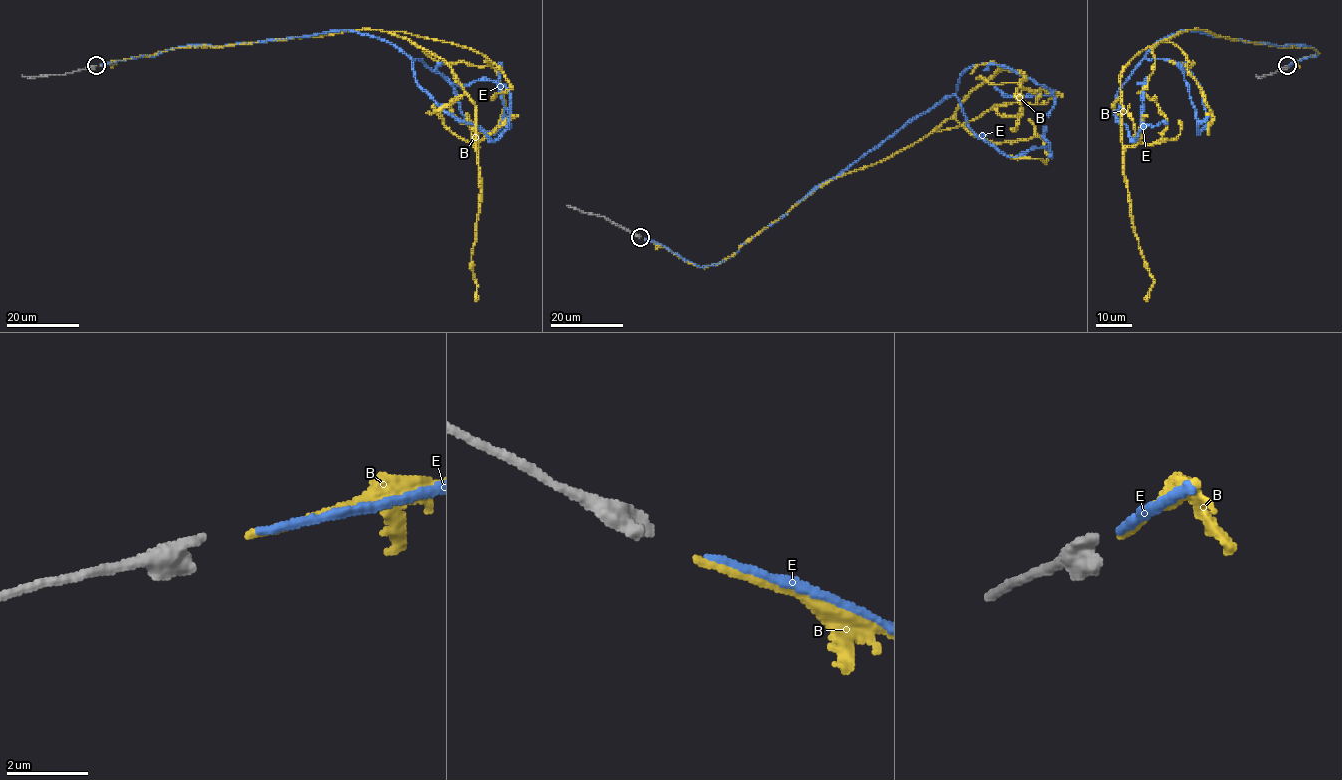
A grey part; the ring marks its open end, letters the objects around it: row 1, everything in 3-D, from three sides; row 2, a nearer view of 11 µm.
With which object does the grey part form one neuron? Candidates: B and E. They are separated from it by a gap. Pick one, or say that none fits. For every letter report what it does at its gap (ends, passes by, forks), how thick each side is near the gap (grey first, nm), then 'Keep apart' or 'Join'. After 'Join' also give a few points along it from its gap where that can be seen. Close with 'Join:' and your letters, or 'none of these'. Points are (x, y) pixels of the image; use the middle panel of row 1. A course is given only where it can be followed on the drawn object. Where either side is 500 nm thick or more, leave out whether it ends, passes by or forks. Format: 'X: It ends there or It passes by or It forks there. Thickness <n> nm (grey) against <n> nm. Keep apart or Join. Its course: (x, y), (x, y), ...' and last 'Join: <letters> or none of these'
B: It ends there. Thickness 360 nm (grey) against 170 nm. Keep apart
E: It ends there. Thickness 360 nm (grey) against 180 nm. Join. Its course: (645, 238), (700, 267), (720, 263), (955, 92), (971, 67), (998, 64), (1053, 92), (1004, 95), (994, 86)
Join: E

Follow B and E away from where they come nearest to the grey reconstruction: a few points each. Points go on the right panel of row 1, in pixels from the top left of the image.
B: (1289, 65), (1317, 52), (1192, 29), (1141, 51), (1122, 71), (1123, 177), (1136, 238), (1153, 281), (1145, 300)
E: (1289, 65), (1317, 54), (1194, 30), (1160, 40), (1117, 92), (1114, 115), (1134, 139), (1146, 81), (1136, 82)

